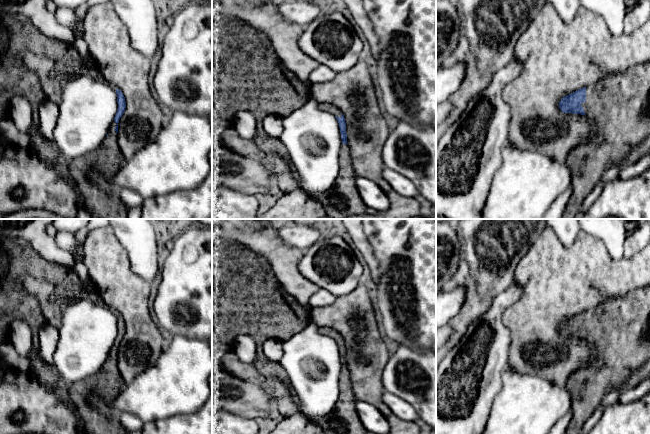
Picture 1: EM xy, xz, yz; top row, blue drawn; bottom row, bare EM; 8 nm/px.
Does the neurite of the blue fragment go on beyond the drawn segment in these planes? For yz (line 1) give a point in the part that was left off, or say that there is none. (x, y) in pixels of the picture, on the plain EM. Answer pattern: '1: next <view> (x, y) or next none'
1: next yz (618, 329)

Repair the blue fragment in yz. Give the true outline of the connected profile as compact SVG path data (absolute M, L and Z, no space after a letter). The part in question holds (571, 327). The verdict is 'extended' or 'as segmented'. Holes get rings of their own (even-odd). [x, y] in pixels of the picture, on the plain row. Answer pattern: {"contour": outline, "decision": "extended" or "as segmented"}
{"contour": "M650 284L566 319L559 326L564 337L585 339L593 348L591 364L574 371L565 388L571 396L572 419L565 434L580 434L582 426L614 388L626 388L629 377L650 359Z", "decision": "extended"}

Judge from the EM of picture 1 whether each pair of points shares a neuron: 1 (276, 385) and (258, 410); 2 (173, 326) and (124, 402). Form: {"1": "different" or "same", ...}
{"1": "different", "2": "different"}

